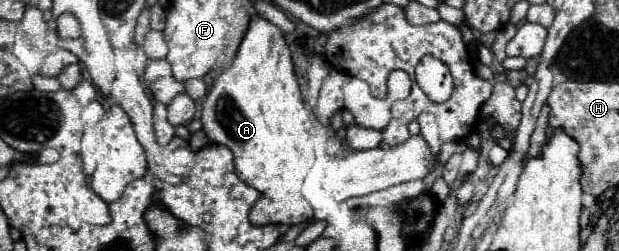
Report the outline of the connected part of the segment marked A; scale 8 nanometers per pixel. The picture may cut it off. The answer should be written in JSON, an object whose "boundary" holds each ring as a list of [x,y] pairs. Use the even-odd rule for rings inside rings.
{"boundary":[[[257,17],[257,19],[253,19],[251,25],[249,25],[249,29],[247,29],[247,33],[245,33],[245,39],[243,39],[243,43],[241,43],[241,47],[239,47],[239,53],[237,53],[237,57],[235,57],[235,61],[233,61],[233,65],[231,65],[227,71],[223,71],[223,73],[219,75],[219,79],[215,81],[215,85],[211,87],[211,91],[209,91],[209,95],[205,97],[205,103],[203,103],[201,121],[203,121],[203,131],[207,133],[209,141],[211,141],[211,143],[217,143],[217,145],[227,145],[227,147],[233,151],[233,157],[235,157],[235,159],[233,159],[233,161],[235,161],[235,171],[237,171],[239,179],[245,181],[247,185],[251,185],[253,189],[257,189],[257,191],[261,193],[259,201],[255,201],[255,205],[251,207],[251,213],[249,213],[249,221],[251,221],[253,225],[285,225],[285,227],[291,227],[291,225],[301,225],[301,223],[313,221],[313,207],[309,205],[309,201],[307,201],[305,197],[301,197],[301,187],[303,187],[303,181],[305,181],[305,177],[307,177],[307,171],[315,165],[317,159],[323,159],[323,157],[345,157],[345,155],[353,153],[352,150],[345,152],[346,146],[336,134],[326,139],[327,132],[325,132],[325,126],[318,121],[314,112],[309,112],[305,109],[305,103],[303,103],[302,93],[304,89],[316,90],[316,87],[307,87],[307,85],[310,86],[310,84],[305,84],[306,87],[300,87],[303,83],[298,82],[299,79],[297,79],[295,73],[293,73],[293,63],[291,63],[289,47],[285,45],[285,39],[283,39],[281,29],[277,29],[277,27],[275,27],[273,23],[269,23],[267,19]]]}

